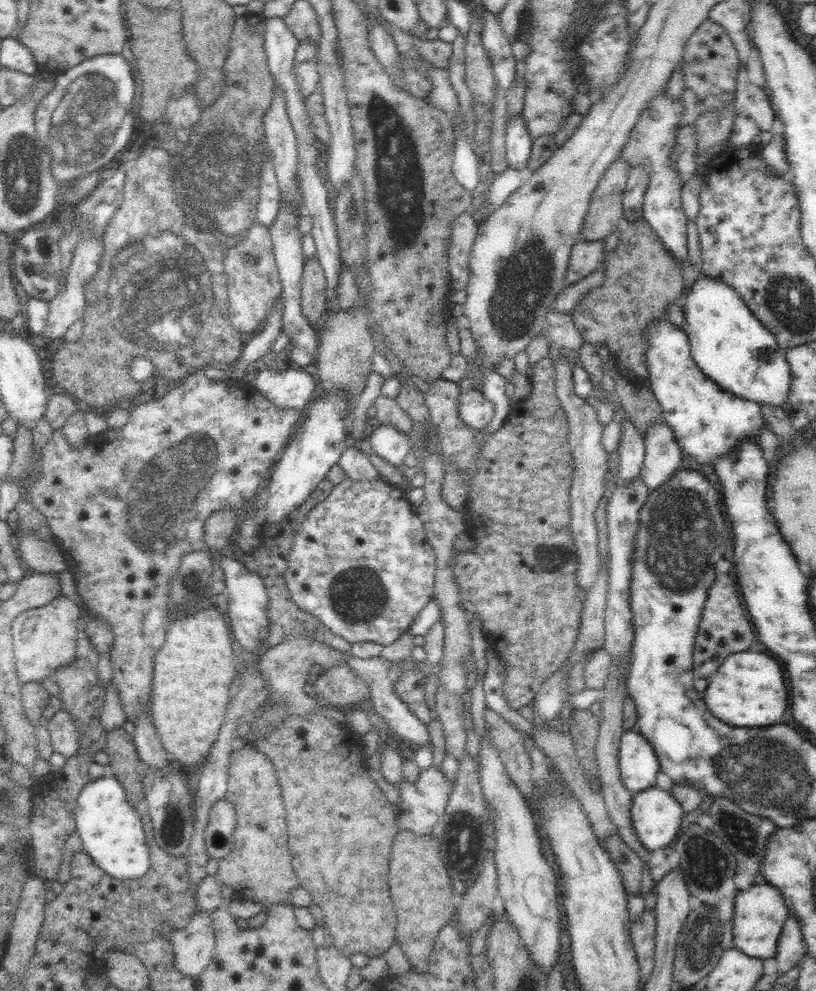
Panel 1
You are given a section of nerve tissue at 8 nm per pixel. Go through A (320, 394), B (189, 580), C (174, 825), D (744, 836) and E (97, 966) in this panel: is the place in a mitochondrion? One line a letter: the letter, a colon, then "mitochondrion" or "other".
A: other
B: mitochondrion
C: mitochondrion
D: mitochondrion
E: other

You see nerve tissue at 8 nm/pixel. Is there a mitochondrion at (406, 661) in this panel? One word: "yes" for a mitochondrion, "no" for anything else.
no

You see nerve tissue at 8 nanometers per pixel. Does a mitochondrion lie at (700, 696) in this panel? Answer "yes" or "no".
no

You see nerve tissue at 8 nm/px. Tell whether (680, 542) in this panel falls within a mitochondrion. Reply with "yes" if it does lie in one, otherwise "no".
yes

